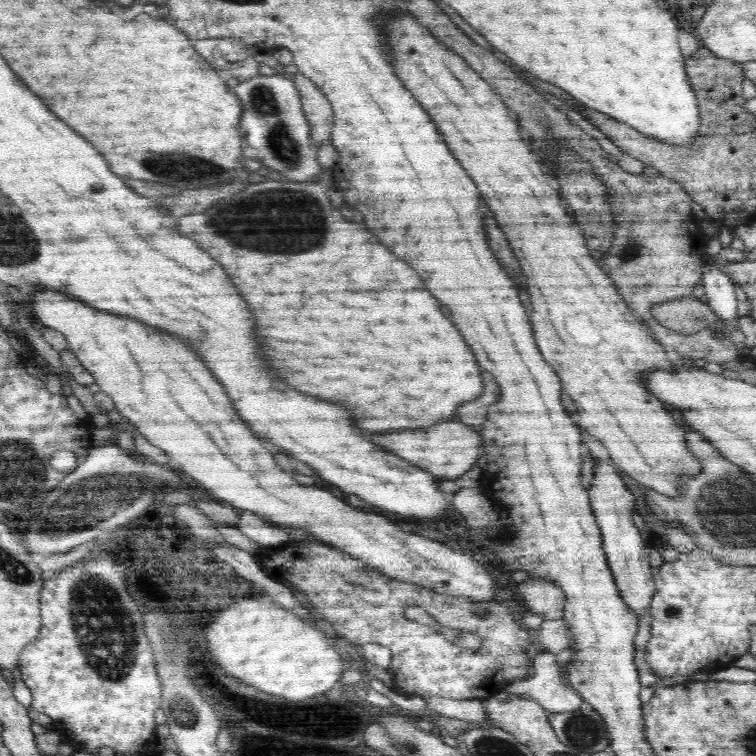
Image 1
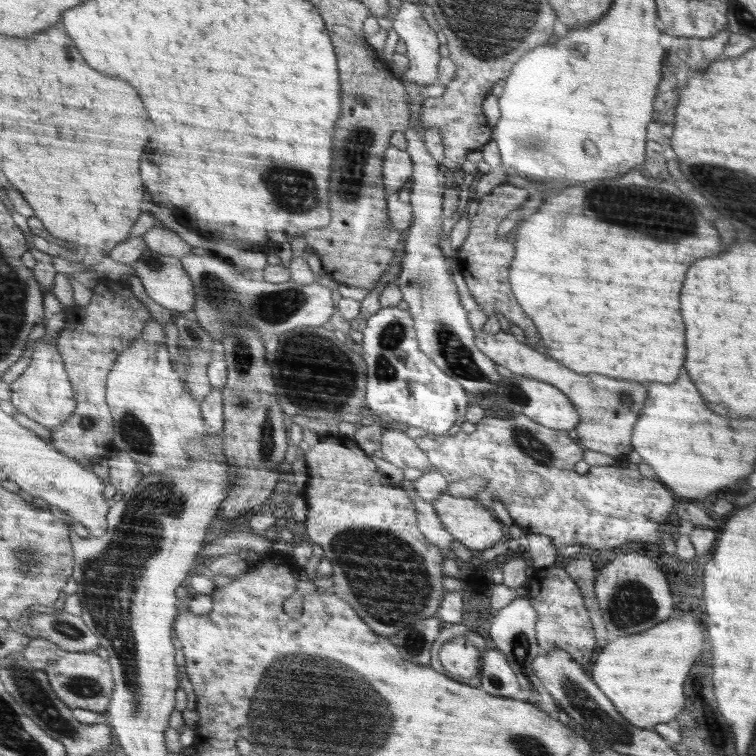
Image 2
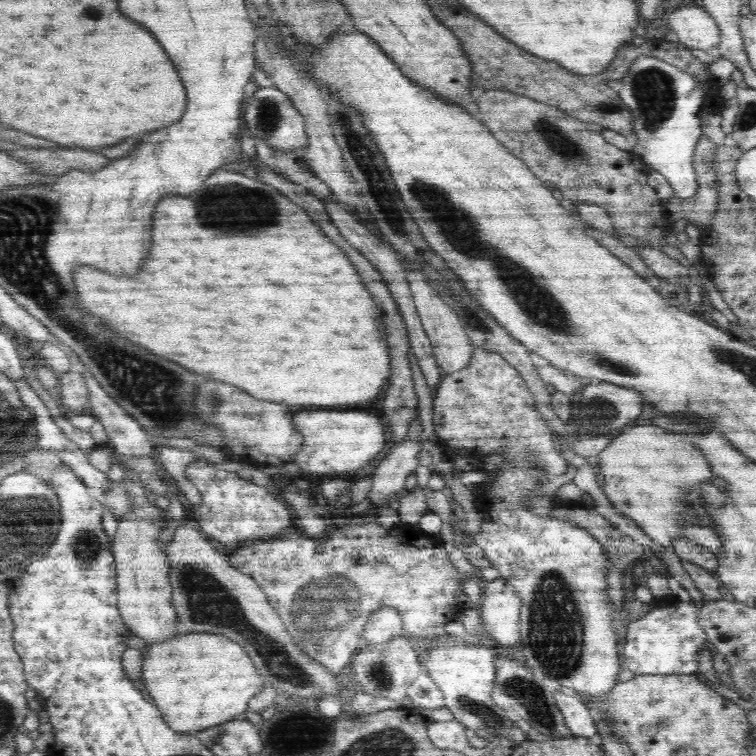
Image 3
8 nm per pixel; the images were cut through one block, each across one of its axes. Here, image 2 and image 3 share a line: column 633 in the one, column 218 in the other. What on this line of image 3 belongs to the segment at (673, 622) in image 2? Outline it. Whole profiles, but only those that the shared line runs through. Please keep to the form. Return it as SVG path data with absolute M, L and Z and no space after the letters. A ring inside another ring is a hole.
M196 632L181 634L166 642L152 643L144 652L142 682L152 696L156 710L173 732L194 734L236 719L236 714L242 714L248 708L248 698L262 692L264 680L260 680L240 646L228 638Z

